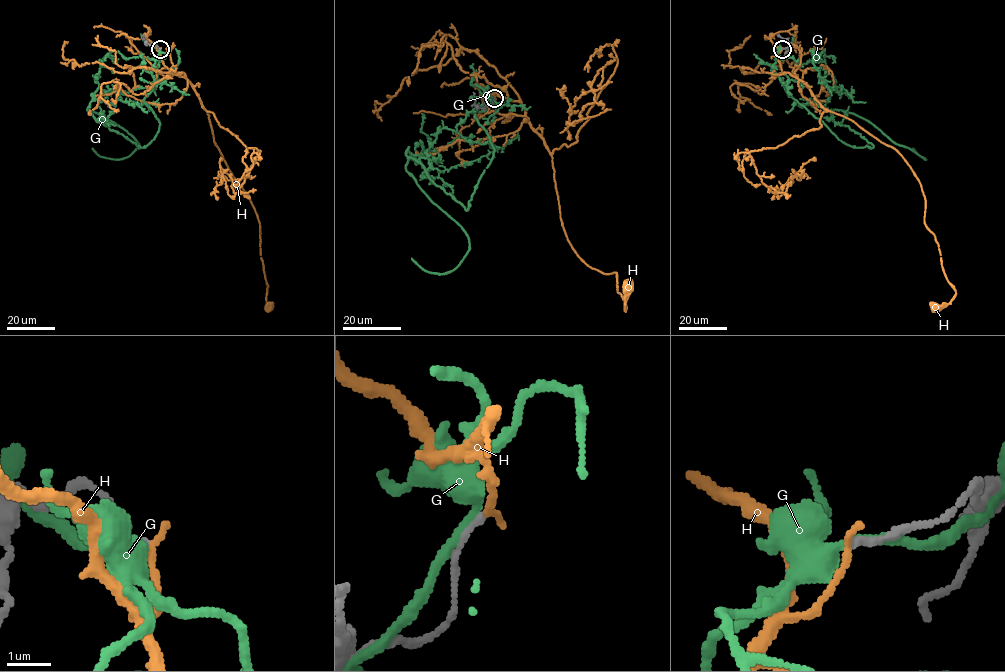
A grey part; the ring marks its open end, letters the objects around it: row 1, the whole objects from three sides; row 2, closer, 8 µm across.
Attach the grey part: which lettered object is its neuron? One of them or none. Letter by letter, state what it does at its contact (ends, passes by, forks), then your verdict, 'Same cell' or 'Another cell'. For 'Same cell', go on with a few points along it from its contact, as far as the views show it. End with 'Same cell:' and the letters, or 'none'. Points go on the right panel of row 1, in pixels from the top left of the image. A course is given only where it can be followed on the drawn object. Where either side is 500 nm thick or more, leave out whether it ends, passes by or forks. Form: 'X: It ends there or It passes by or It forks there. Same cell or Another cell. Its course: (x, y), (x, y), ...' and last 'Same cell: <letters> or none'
G: It passes by. Another cell
H: It ends there. Another cell
Same cell: none

